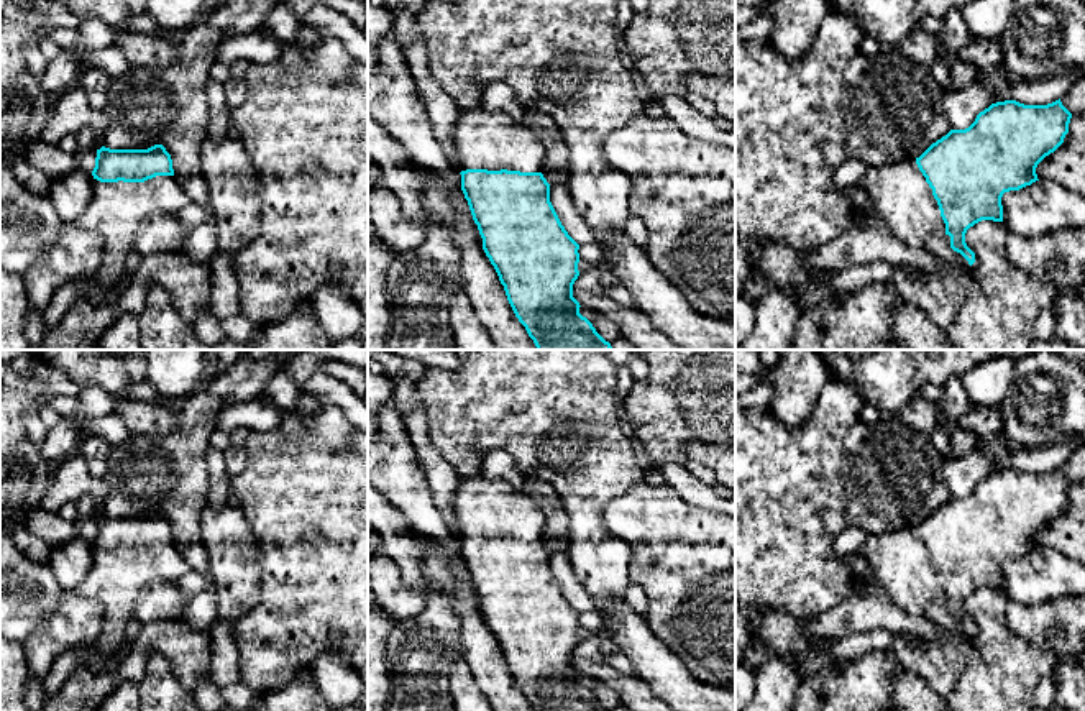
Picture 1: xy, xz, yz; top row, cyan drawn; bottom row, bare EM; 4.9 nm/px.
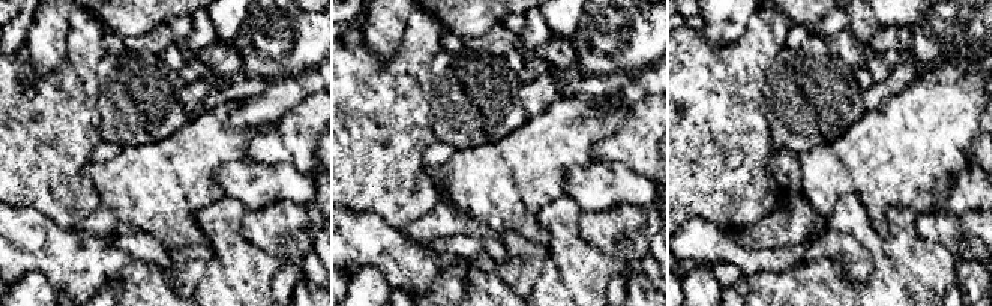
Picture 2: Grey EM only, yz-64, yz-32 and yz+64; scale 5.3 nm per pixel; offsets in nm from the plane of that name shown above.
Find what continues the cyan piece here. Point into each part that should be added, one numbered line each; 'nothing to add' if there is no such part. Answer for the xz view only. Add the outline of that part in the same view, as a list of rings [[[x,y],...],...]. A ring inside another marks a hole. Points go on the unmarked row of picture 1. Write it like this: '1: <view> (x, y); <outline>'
1: xz (481, 508); [[[479,470],[460,478],[451,501],[453,532],[466,537],[542,540],[545,514],[504,479],[488,479]]]

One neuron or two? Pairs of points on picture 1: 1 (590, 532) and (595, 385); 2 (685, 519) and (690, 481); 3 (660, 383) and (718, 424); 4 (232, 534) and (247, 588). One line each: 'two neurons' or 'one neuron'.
1: one neuron
2: two neurons
3: one neuron
4: one neuron

